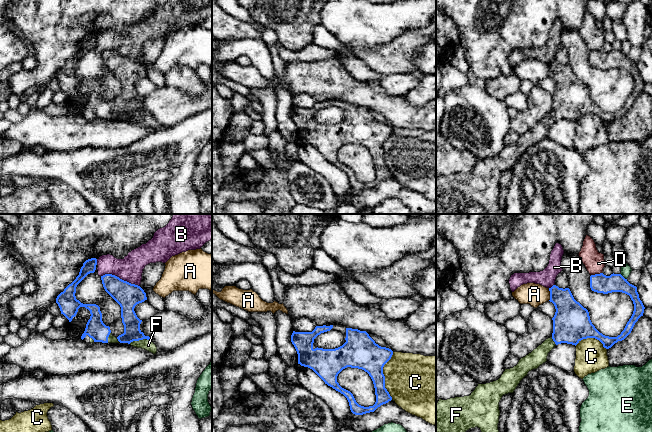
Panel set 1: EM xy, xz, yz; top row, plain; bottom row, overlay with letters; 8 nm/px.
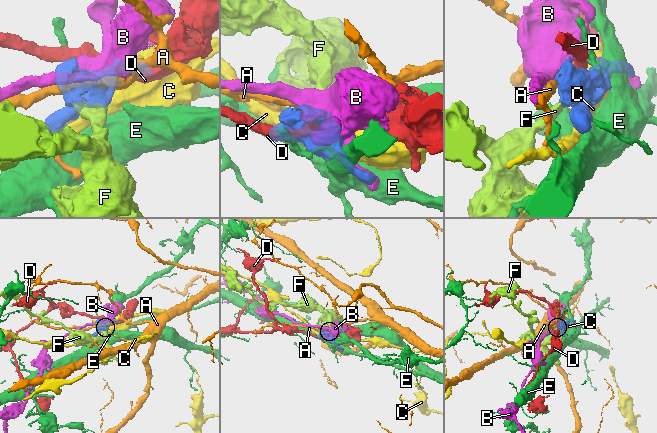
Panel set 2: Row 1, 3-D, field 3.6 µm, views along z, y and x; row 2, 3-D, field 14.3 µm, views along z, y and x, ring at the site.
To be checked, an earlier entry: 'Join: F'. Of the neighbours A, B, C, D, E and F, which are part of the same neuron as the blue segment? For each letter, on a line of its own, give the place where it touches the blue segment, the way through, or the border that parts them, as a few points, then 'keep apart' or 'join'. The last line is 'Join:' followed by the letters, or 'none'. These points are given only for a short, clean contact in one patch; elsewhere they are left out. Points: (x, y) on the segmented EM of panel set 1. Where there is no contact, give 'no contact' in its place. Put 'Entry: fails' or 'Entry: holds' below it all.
A: contact yz (550, 294); border yz (548, 288), (549, 300); keep apart
B: contact xy (119, 278); keep apart
C: contact xz (384, 376); keep apart
D: contact yz (596, 274); keep apart
E: contact yz (622, 276); keep apart
F: contact xy (140, 339); join
Join: F
Entry: holds

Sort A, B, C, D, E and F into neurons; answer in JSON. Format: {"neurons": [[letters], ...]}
{"neurons": [["A"], ["B"], ["C"], ["D"], ["E"], ["F"]]}

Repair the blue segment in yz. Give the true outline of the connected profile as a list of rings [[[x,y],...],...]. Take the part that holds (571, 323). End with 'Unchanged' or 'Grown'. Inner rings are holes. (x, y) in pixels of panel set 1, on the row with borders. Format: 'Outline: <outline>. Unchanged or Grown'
Outline: [[[600,273],[590,276],[590,288],[597,293],[622,292],[630,296],[634,311],[620,335],[609,337],[600,333],[592,324],[588,310],[574,299],[570,289],[553,285],[549,288],[549,301],[556,309],[552,318],[552,336],[521,358],[516,366],[505,369],[498,380],[478,384],[469,396],[439,399],[436,404],[436,432],[466,432],[475,427],[481,432],[499,432],[499,402],[502,396],[513,393],[529,371],[545,363],[548,353],[556,345],[567,343],[576,346],[583,339],[595,338],[604,348],[609,349],[618,341],[624,340],[643,316],[645,309],[637,287],[621,274],[606,276]]]. Grown

